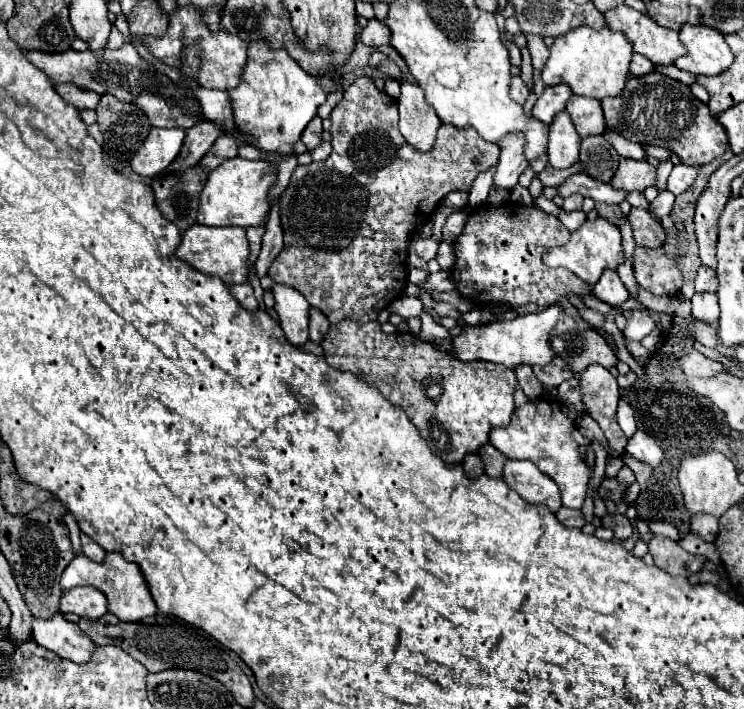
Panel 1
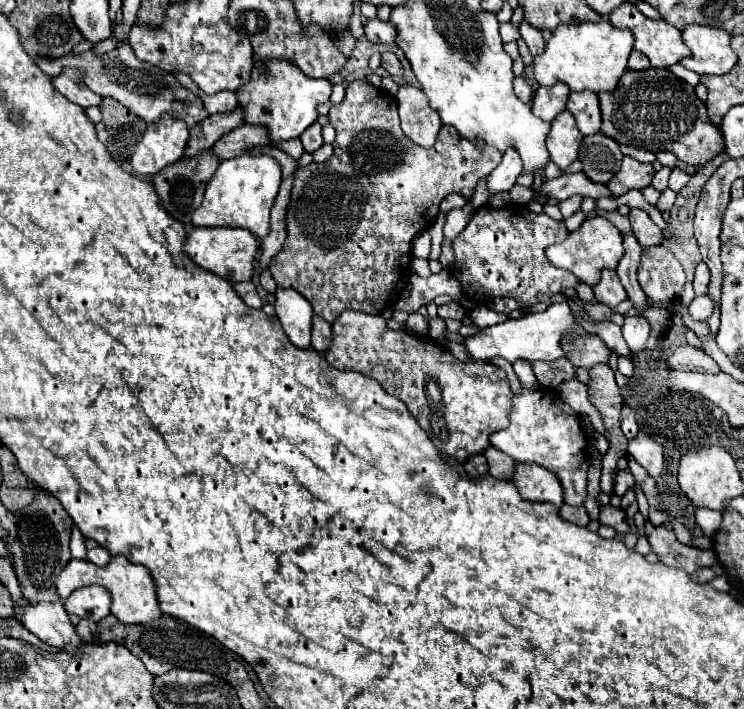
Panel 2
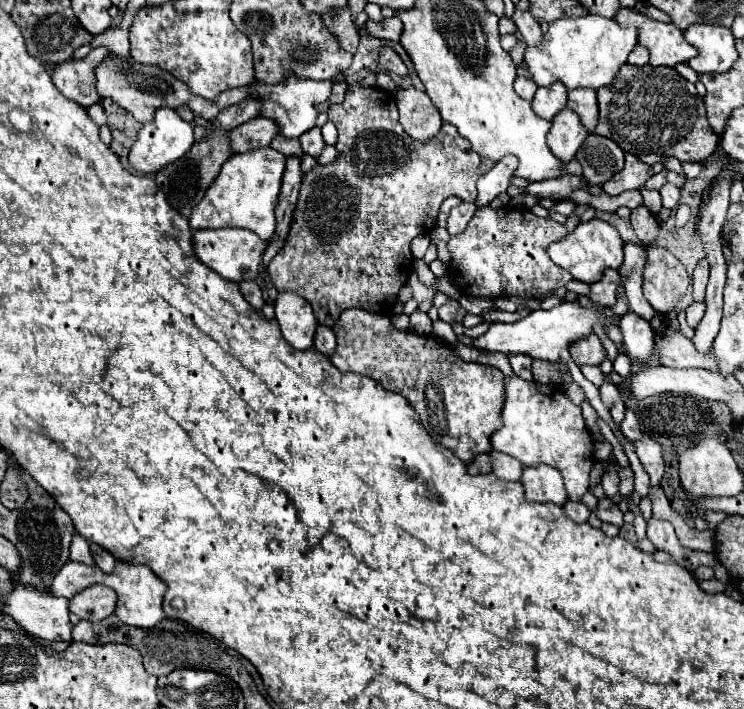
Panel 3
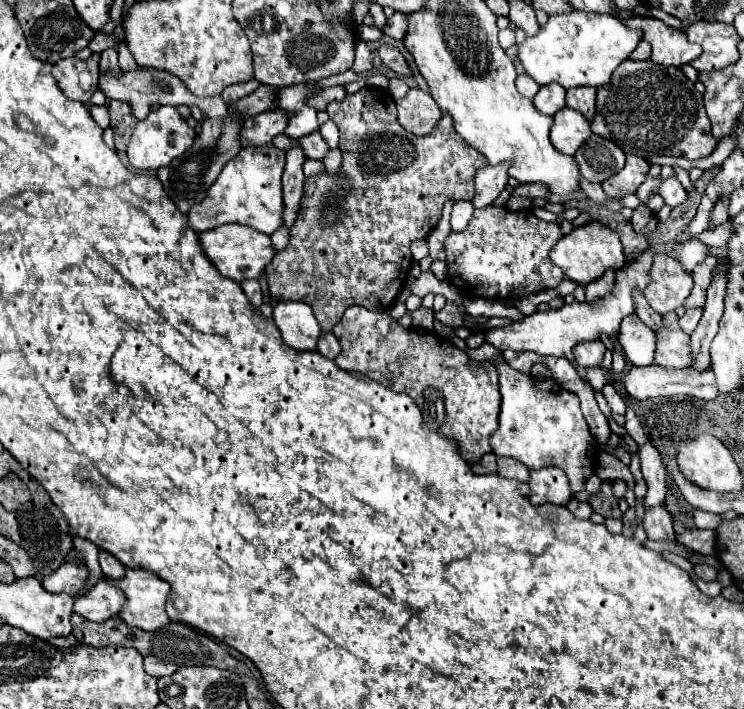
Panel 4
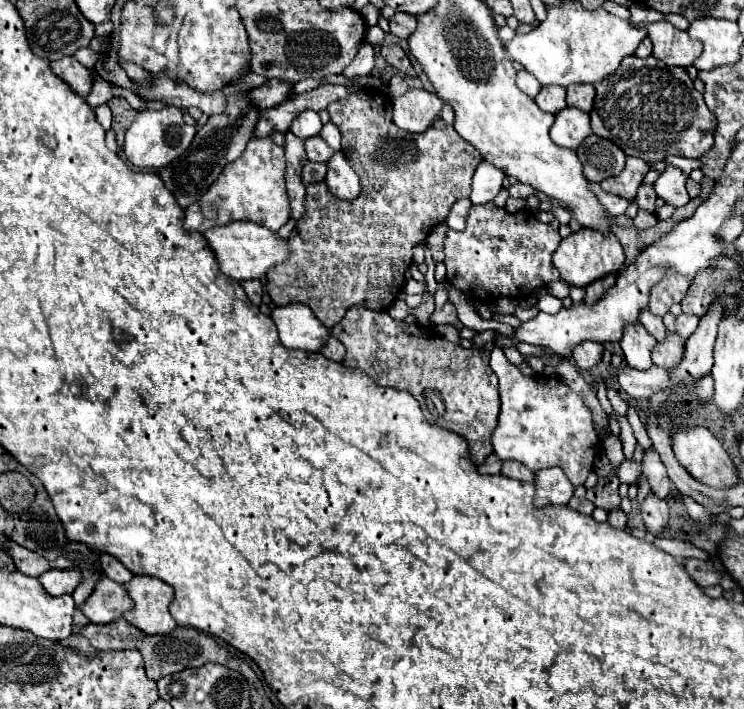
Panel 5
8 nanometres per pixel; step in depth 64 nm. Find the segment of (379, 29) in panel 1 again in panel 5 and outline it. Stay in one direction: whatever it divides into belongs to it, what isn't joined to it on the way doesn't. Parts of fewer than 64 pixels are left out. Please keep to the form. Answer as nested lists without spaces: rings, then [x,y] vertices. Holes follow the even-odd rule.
[[[396,12],[394,18],[390,20],[390,34],[398,38],[408,38],[416,30],[416,18],[408,16],[404,12]]]

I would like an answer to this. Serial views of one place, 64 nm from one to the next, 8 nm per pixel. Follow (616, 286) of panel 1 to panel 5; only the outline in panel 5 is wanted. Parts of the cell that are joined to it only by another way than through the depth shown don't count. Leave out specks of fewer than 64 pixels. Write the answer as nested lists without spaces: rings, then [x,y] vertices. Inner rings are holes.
[[[608,274],[608,276],[592,282],[590,286],[586,286],[586,298],[584,298],[584,302],[586,304],[594,304],[608,288],[614,286],[614,280],[616,280],[616,274]]]

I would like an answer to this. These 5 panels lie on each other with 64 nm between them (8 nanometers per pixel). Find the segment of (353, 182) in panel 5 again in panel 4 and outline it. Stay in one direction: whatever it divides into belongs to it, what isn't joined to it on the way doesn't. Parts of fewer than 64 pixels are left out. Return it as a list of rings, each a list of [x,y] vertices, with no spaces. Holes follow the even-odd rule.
[[[332,148],[322,158],[322,164],[324,164],[324,168],[326,168],[328,174],[340,174],[340,160],[342,160],[342,152],[338,148]]]

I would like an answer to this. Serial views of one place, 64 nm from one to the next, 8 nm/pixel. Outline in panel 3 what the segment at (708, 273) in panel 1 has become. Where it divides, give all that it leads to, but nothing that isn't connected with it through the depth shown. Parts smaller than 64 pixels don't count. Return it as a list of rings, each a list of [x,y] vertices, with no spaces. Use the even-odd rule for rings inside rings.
[[[700,260],[694,270],[694,300],[698,300],[698,302],[704,300],[706,284],[708,284],[708,262]]]

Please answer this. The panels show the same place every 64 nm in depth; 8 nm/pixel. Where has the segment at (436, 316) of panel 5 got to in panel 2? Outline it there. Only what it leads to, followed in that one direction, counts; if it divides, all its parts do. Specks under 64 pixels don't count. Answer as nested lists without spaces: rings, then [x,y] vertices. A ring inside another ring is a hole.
[[[450,302],[450,304],[444,304],[444,306],[438,306],[438,316],[440,318],[454,318],[454,320],[462,320],[466,316],[466,310],[456,304],[456,302]]]

